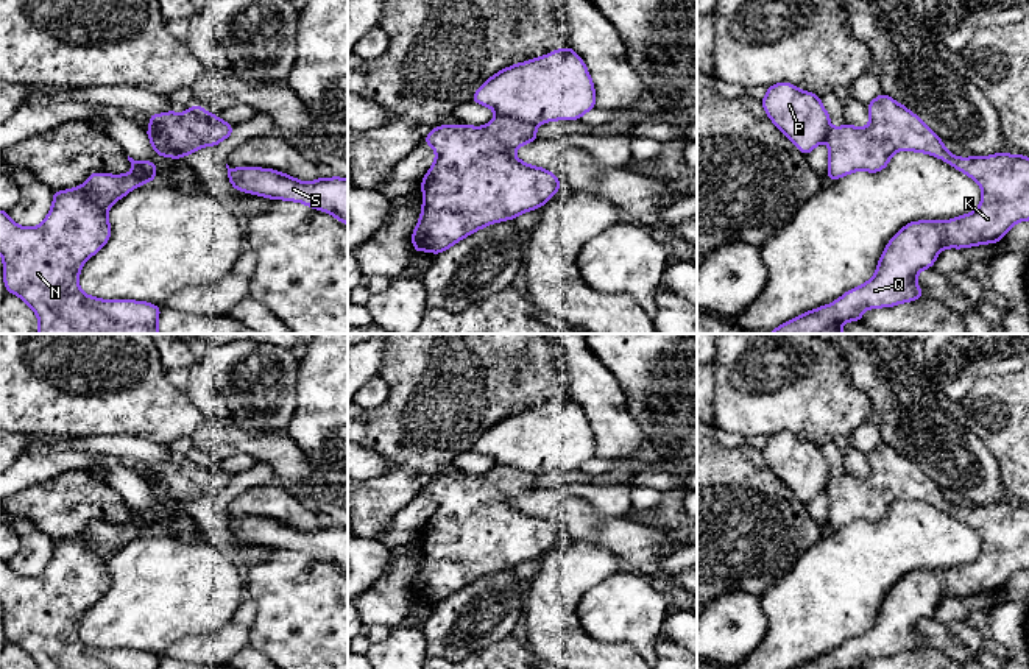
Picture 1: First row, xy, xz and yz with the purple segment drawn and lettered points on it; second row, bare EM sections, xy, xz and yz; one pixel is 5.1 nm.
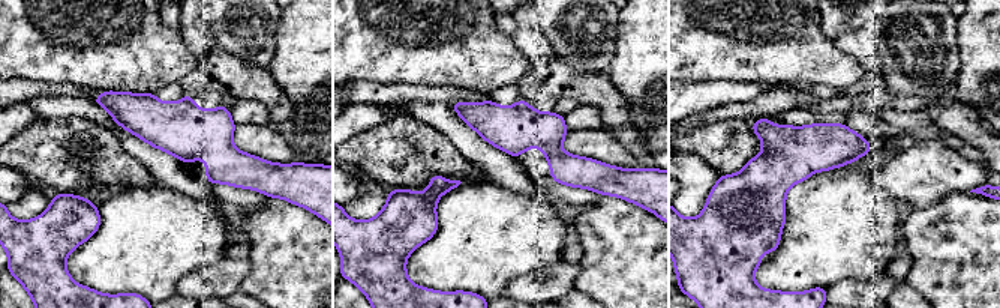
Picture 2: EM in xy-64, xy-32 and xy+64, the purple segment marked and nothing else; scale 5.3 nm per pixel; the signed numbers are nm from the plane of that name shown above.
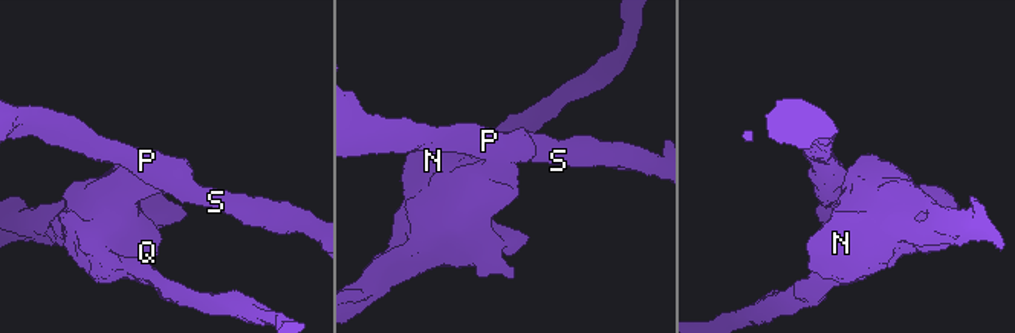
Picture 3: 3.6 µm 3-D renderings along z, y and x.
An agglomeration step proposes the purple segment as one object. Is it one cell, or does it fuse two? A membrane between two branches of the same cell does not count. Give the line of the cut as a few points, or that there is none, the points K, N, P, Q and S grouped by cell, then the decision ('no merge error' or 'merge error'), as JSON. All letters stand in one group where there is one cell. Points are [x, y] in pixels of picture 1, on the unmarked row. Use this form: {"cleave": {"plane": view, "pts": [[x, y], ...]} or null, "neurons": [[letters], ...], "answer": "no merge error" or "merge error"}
{"cleave": {"plane": "xz", "pts": [[496, 463], [523, 468], [535, 474]]}, "neurons": [["K", "N", "Q"], ["P", "S"]], "answer": "merge error"}

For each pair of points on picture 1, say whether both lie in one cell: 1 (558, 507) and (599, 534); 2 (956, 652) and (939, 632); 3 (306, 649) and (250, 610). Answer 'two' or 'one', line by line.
1: one
2: one
3: two

